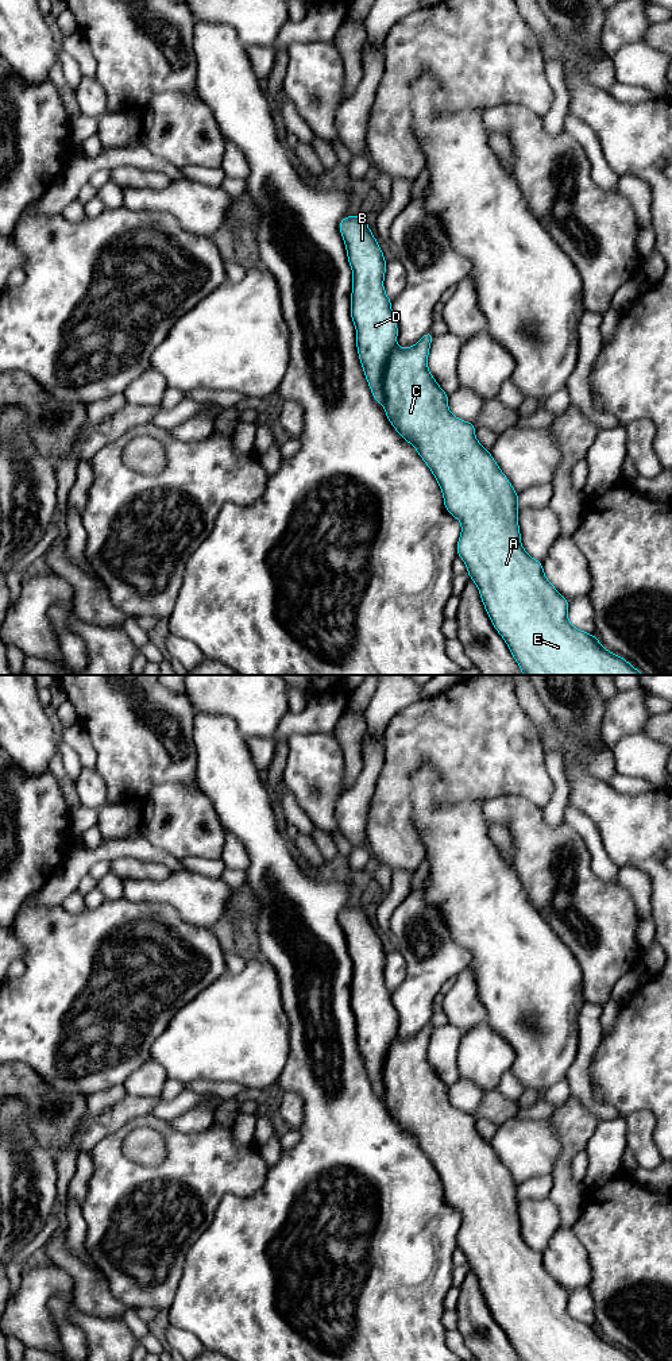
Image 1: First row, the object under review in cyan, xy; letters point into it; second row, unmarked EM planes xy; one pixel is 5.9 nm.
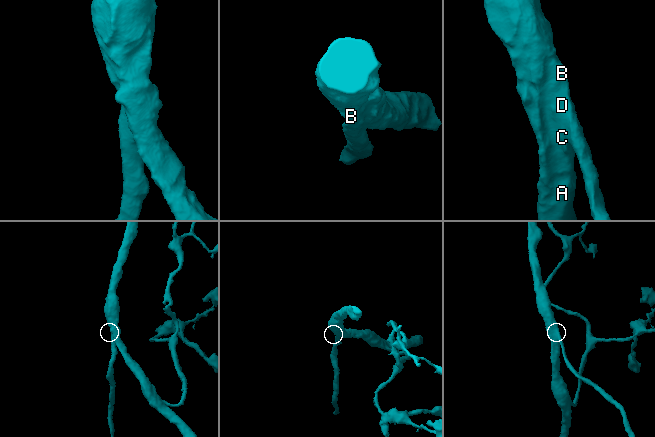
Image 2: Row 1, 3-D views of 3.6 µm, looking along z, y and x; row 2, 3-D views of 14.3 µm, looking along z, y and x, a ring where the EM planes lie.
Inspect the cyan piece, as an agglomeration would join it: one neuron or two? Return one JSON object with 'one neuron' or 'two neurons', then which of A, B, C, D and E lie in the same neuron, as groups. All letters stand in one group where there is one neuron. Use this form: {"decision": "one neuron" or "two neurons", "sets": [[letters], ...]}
{"decision": "one neuron", "sets": [["A", "B", "C", "D", "E"]]}

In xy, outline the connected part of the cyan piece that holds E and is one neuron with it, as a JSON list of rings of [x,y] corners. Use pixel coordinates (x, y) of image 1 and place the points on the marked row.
[[[347,215],[341,219],[339,228],[354,274],[351,319],[356,328],[358,355],[372,397],[383,405],[387,420],[395,431],[417,450],[428,464],[440,485],[447,512],[461,523],[461,533],[456,545],[457,556],[466,563],[467,572],[478,586],[480,599],[494,628],[506,641],[522,670],[522,675],[644,675],[627,660],[607,651],[594,635],[576,629],[568,621],[569,601],[547,579],[542,562],[534,560],[522,548],[518,527],[518,493],[488,450],[478,442],[475,425],[449,412],[448,394],[439,386],[428,369],[426,361],[433,333],[428,331],[412,347],[399,348],[397,346],[397,320],[391,311],[391,300],[383,288],[386,259],[382,248],[363,216]]]

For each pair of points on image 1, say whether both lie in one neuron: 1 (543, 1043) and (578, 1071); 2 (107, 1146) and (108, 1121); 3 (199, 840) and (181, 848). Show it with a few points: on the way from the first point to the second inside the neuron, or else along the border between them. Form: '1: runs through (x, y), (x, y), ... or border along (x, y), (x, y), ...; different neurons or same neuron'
1: border along (579, 1033), (578, 1053), (564, 1078); different neurons
2: border along (134, 1119), (130, 1119), (101, 1138), (88, 1151); different neurons
3: runs through (194, 840), (189, 840), (185, 844); same neuron

